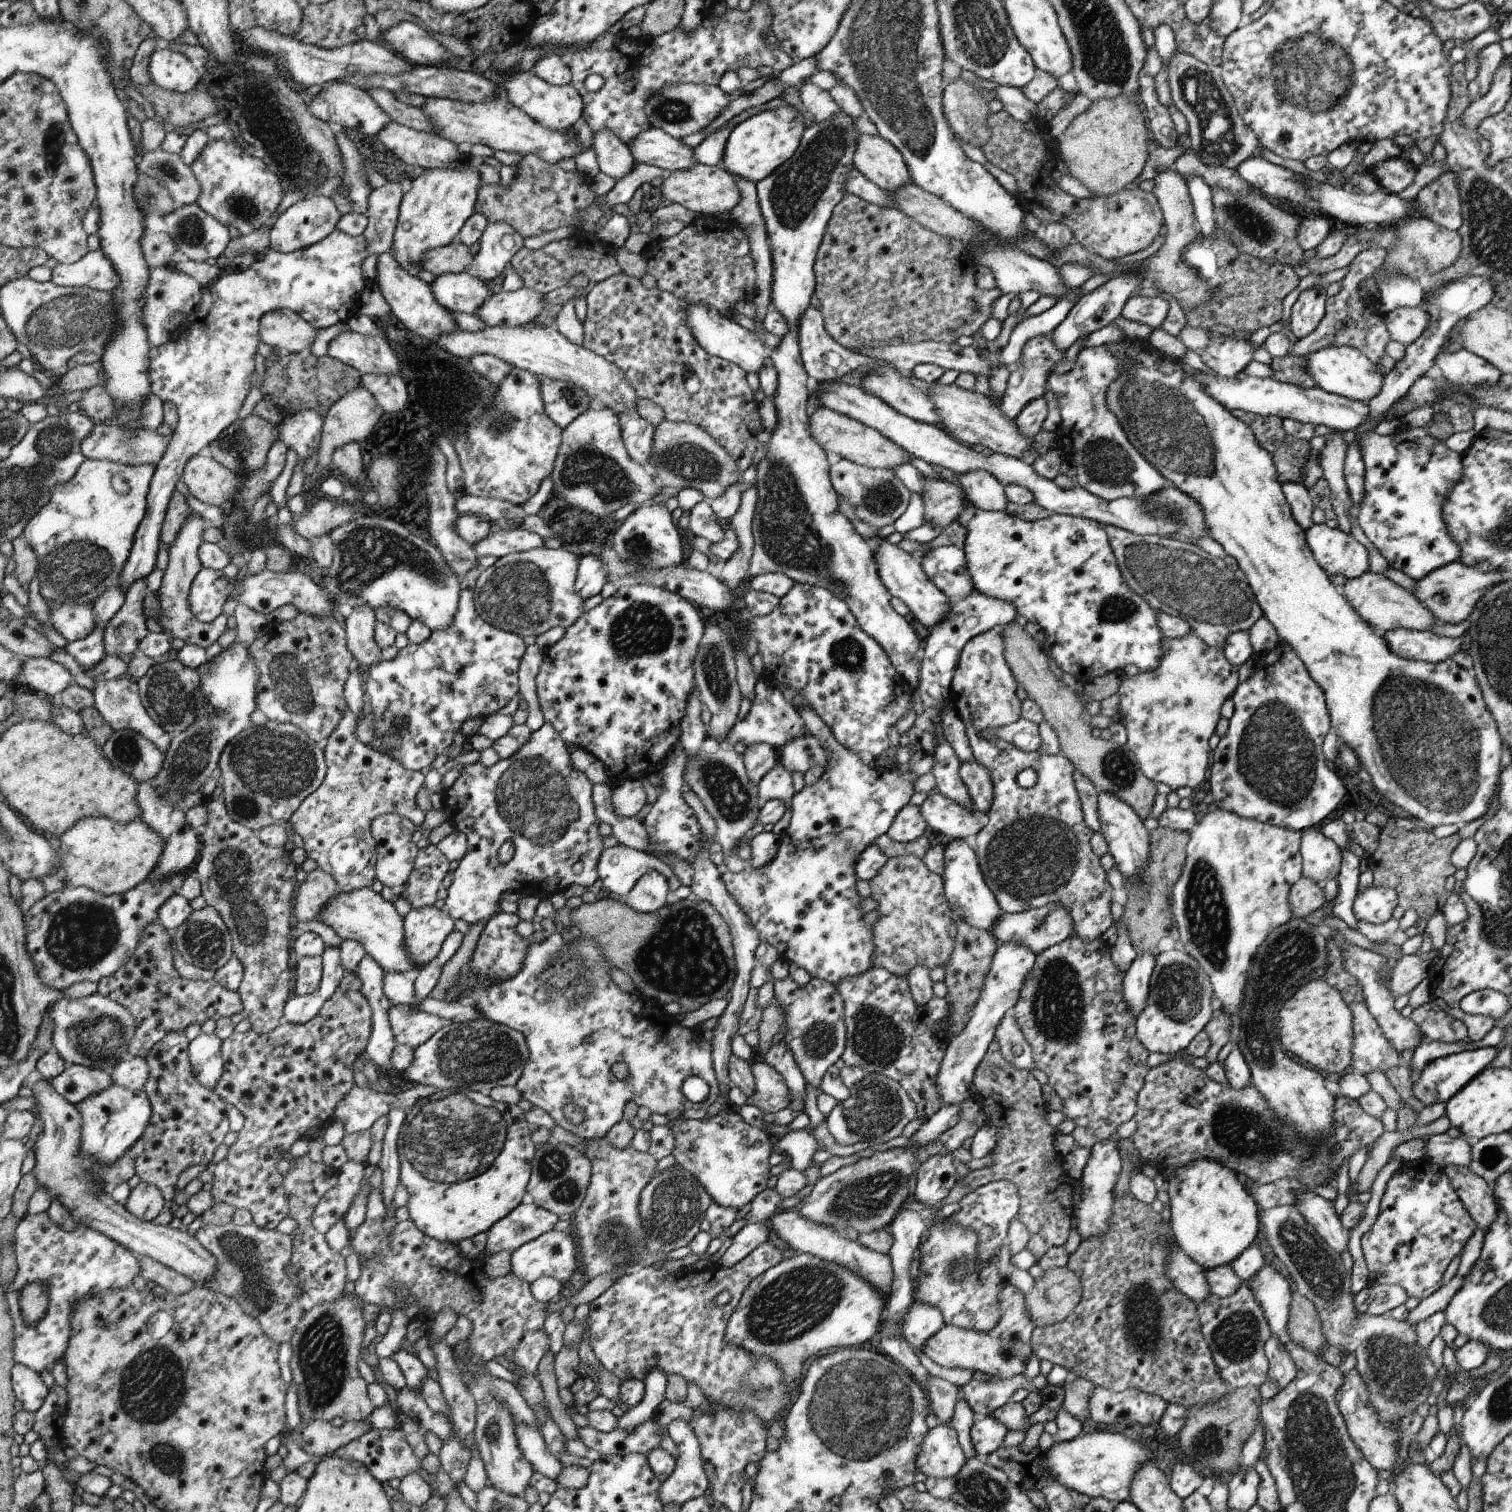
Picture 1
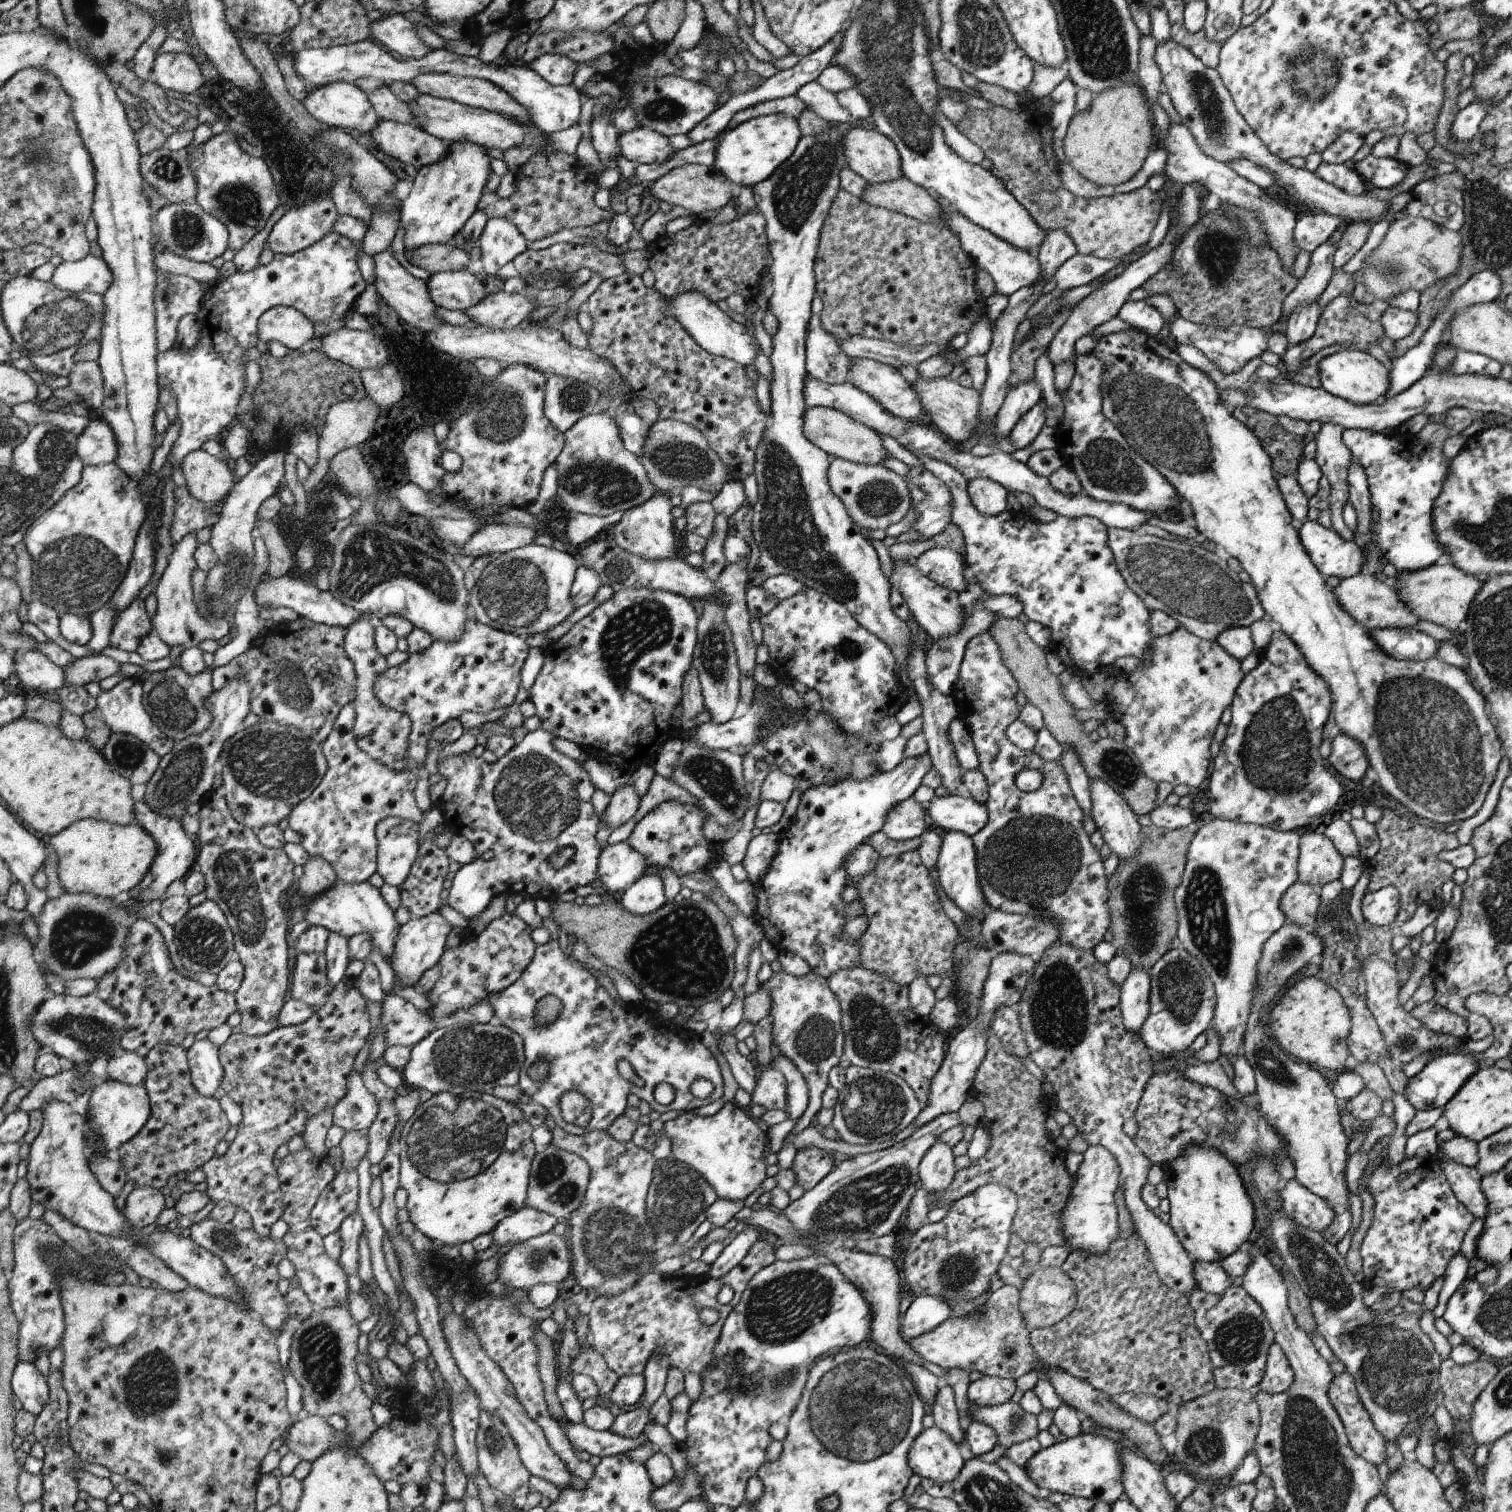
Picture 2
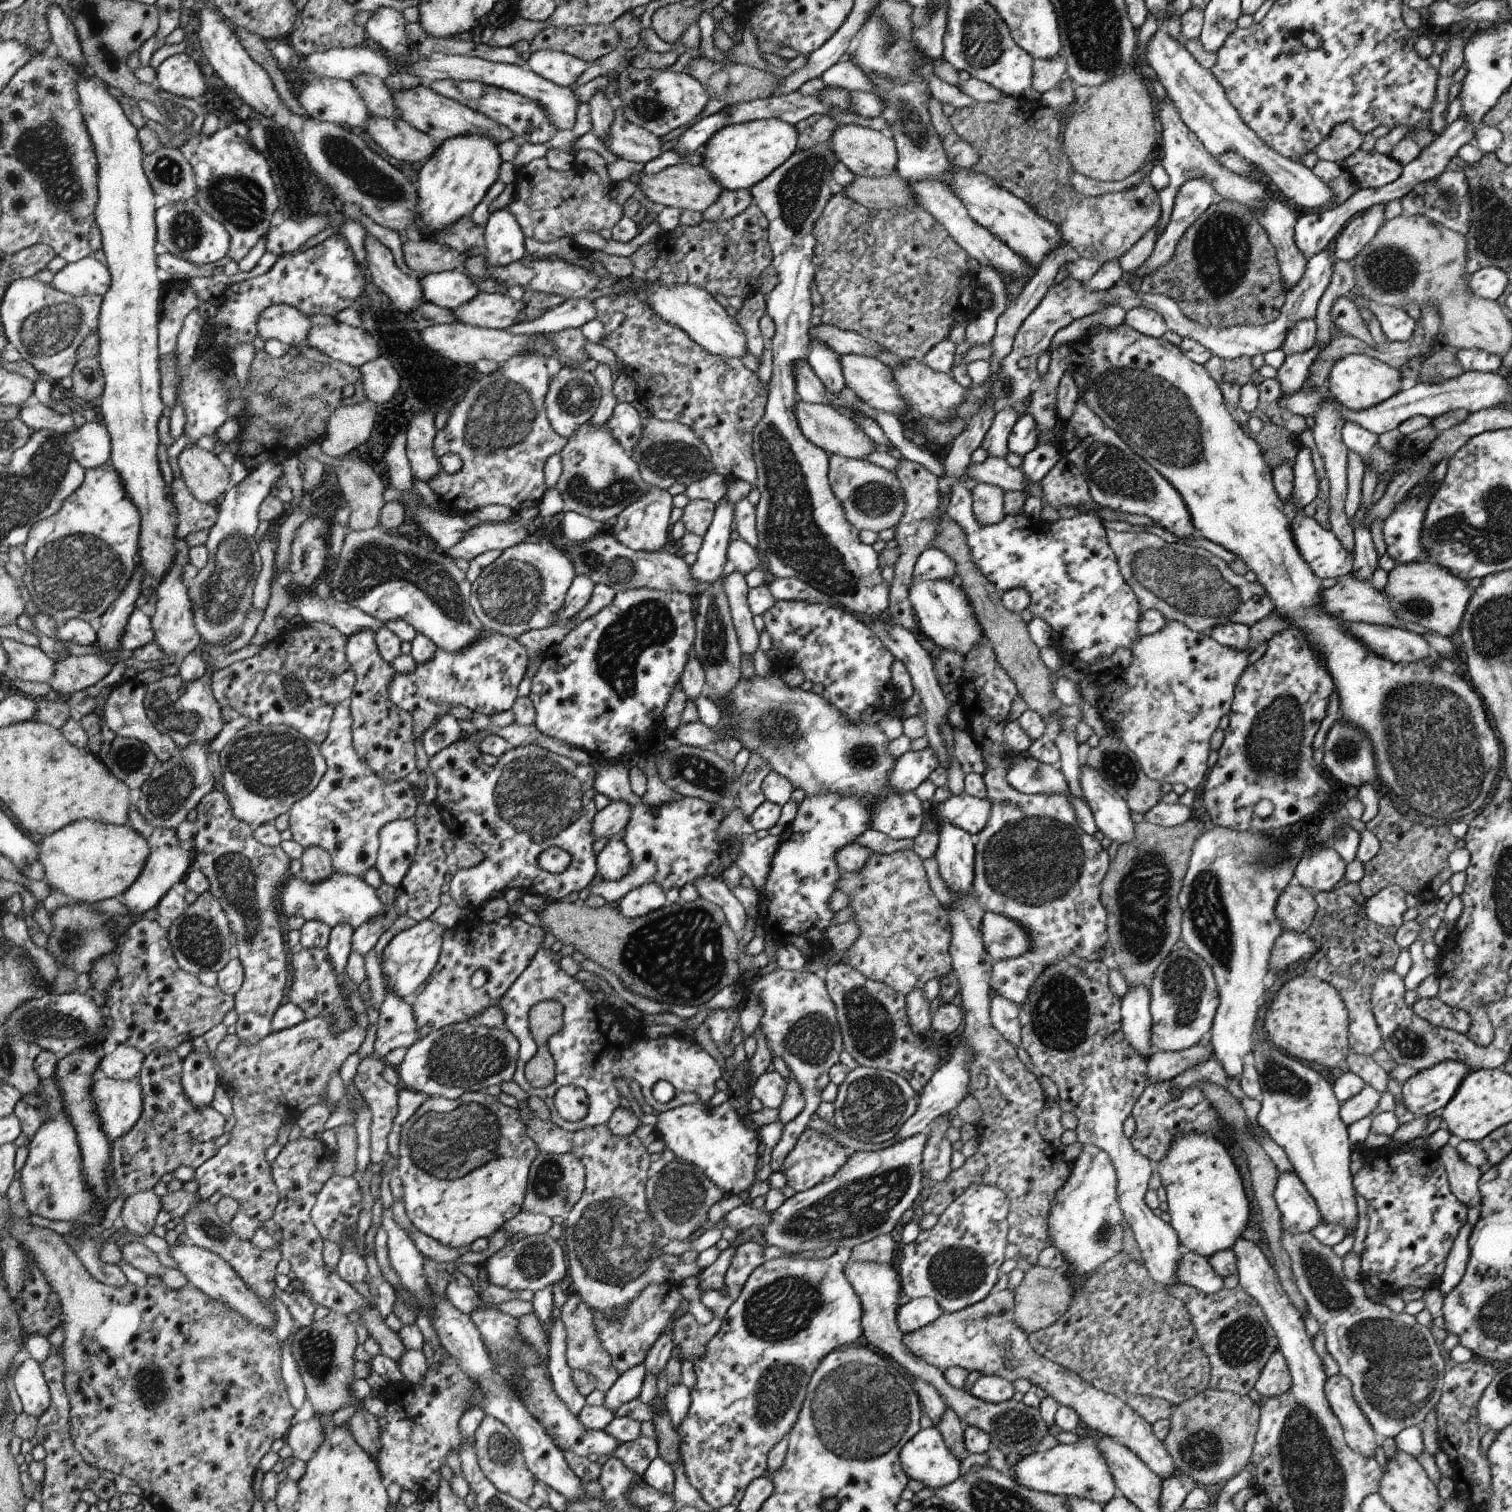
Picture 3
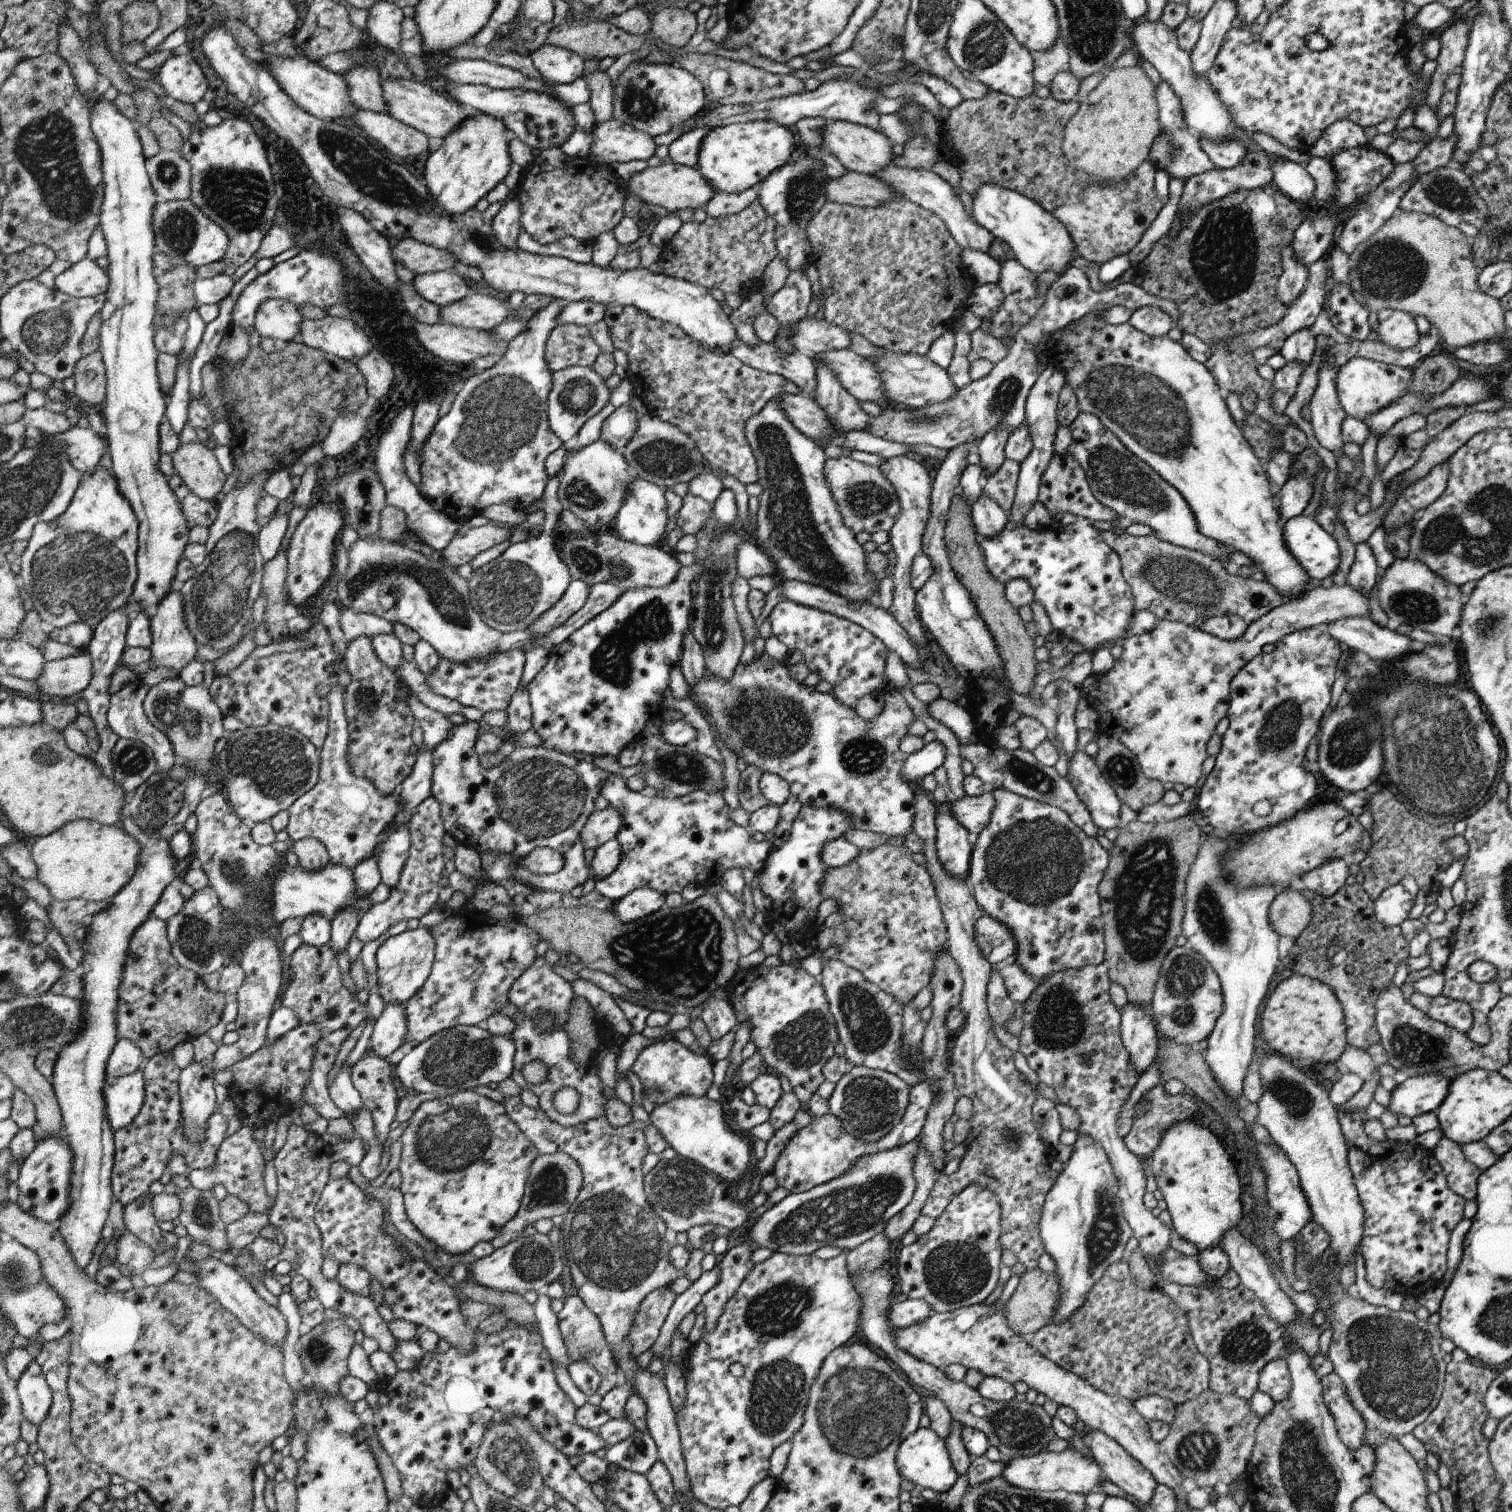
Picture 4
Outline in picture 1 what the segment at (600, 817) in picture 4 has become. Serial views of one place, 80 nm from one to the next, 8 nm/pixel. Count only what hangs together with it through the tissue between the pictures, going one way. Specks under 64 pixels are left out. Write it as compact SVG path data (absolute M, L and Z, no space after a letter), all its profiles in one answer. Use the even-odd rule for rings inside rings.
M631 778L616 781L613 785L612 803L618 816L636 817L636 814L647 805L646 790L642 780Z

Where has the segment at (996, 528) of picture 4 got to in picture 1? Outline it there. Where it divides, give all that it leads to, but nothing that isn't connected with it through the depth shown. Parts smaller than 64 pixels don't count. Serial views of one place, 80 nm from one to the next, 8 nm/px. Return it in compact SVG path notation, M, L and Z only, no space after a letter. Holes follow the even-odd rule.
M972 470L956 478L968 501L984 511L1004 511L1008 500L1003 485L986 470Z

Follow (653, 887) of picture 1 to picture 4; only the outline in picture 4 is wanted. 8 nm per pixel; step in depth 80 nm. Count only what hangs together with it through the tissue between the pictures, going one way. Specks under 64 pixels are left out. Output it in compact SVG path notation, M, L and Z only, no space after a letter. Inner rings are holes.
M642 887L632 891L630 895L623 896L618 901L618 918L625 923L636 922L638 919L650 916L659 911L665 904L665 896L655 889Z

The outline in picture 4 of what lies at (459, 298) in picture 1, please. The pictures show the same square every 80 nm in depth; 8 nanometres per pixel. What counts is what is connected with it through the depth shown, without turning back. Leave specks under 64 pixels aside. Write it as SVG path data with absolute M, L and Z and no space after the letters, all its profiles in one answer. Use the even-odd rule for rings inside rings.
M455 270L414 275L412 280L415 291L439 307L459 303L475 291L474 284L460 277Z

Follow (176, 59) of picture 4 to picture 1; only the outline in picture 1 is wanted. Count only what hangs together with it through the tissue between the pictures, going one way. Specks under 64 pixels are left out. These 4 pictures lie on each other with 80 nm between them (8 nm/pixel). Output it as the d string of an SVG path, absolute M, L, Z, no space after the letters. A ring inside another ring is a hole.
M168 48L152 52L148 72L153 84L171 92L190 92L200 80L190 60Z

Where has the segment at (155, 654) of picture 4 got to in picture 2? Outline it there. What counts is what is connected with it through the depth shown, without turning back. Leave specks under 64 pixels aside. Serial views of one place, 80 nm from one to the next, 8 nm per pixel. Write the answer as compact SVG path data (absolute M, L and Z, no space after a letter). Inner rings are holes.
M196 532L186 534L180 542L174 544L172 554L169 555L168 566L157 582L156 598L158 608L152 618L153 629L163 642L171 649L180 646L183 650L193 648L204 640L218 641L231 632L231 625L224 619L218 618L215 622L208 622L199 614L198 606L194 599L194 586L191 584L193 572L199 568L195 552L199 548Z

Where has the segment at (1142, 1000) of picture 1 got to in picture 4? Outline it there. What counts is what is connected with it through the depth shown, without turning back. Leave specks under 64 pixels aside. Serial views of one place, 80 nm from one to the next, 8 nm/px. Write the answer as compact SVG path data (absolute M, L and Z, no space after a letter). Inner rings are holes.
M1129 1002L1121 1012L1120 1034L1131 1065L1141 1075L1157 1055L1157 1032L1149 1014Z

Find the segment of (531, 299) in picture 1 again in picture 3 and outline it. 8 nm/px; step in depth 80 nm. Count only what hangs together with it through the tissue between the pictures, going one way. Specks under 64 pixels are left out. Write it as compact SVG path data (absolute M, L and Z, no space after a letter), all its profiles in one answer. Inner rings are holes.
M480 293L468 304L464 304L451 312L454 314L454 318L458 320L458 323L488 329L507 329L522 318L523 302L522 300L512 299L508 294Z

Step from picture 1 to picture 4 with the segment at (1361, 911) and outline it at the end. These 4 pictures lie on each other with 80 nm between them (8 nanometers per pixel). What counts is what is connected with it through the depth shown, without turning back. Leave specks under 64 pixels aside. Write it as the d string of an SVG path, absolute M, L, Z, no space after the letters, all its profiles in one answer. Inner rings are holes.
M1398 883L1388 887L1374 901L1373 913L1381 923L1396 926L1409 917L1414 903L1412 895Z

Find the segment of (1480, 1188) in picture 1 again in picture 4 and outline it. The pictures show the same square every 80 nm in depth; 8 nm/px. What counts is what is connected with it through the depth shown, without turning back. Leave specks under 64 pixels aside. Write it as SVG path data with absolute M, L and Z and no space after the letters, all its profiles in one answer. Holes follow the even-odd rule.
M1443 1136L1437 1142L1433 1155L1446 1175L1448 1186L1466 1201L1474 1199L1481 1170L1466 1158L1462 1147Z

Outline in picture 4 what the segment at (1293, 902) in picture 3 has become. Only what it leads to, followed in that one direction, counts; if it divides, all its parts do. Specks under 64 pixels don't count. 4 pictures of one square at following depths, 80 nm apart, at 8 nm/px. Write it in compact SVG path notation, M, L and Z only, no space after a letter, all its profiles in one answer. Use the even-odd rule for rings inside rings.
M1296 889L1278 890L1269 908L1268 918L1279 936L1298 938L1310 922L1309 899Z

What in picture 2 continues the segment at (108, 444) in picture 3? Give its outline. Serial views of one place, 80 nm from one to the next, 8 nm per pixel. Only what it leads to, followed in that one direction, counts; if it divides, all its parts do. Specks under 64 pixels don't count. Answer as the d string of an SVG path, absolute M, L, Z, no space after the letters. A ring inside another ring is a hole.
M92 420L78 437L77 450L83 465L111 464L118 459L119 442L106 421Z

